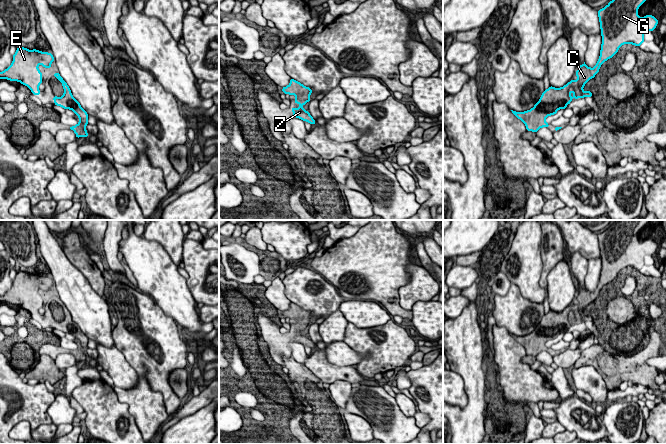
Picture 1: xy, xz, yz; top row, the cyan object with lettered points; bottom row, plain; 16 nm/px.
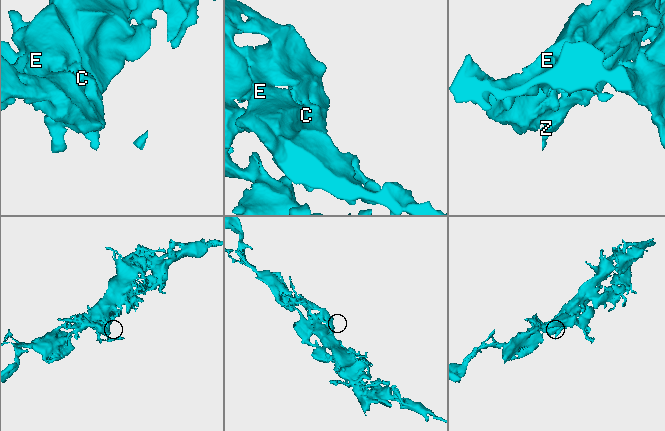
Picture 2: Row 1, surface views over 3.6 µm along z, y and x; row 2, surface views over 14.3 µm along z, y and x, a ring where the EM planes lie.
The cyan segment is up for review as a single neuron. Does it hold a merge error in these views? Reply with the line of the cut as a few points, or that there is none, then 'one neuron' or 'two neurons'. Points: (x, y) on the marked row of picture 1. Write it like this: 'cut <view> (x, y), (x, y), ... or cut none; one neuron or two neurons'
cut none; one neuron

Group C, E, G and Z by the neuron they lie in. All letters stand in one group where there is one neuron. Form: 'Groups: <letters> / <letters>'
Groups: C E G Z

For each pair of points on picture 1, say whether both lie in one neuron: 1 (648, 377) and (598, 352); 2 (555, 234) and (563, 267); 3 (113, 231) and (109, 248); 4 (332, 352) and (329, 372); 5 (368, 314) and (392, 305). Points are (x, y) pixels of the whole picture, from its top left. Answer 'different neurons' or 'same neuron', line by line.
1: same neuron
2: different neurons
3: same neuron
4: different neurons
5: different neurons

